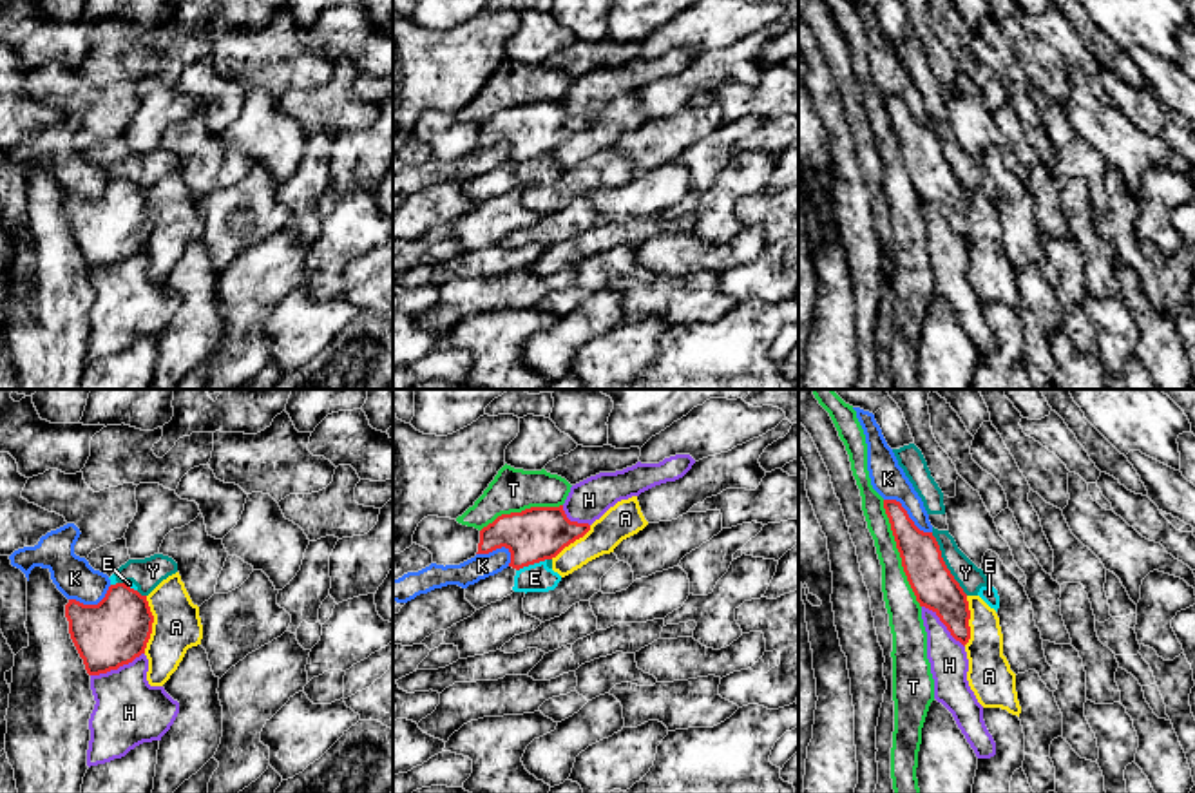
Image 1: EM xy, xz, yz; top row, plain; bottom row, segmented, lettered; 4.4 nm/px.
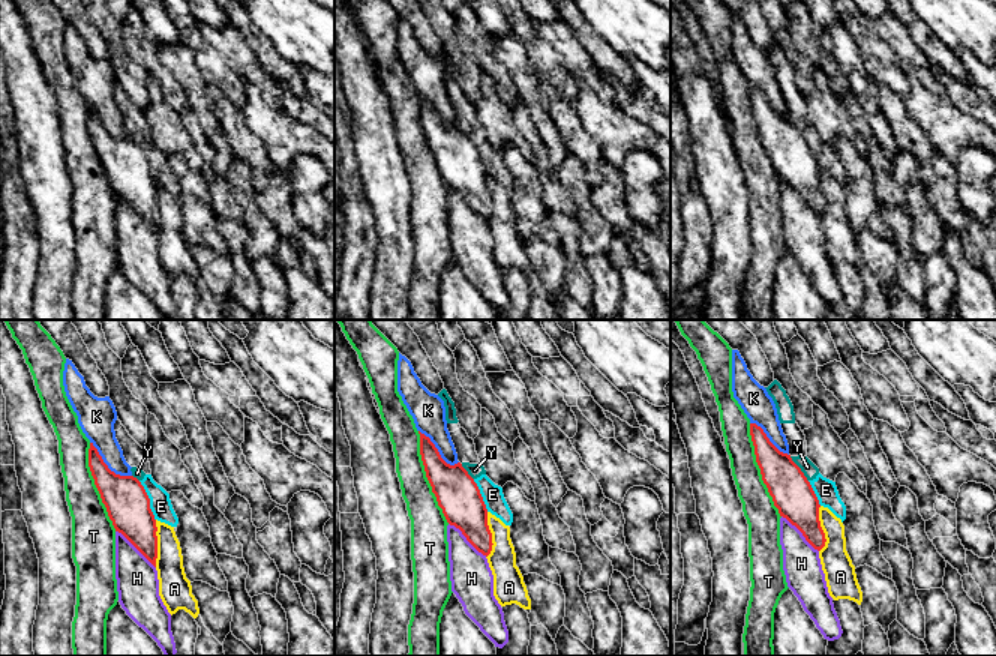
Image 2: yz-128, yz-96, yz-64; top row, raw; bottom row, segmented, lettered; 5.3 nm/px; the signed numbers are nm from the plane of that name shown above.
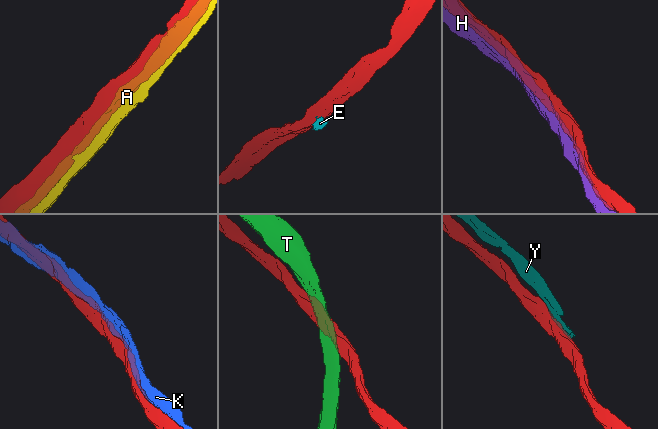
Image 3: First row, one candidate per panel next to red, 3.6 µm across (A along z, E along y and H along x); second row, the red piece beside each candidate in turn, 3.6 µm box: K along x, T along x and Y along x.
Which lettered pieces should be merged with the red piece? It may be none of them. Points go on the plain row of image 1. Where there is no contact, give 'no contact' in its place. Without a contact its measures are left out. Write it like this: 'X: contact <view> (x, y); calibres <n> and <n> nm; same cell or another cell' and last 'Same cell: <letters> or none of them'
A: contact xy (151, 219); calibres 300 and 220 nm; another cell
E: contact xz (531, 158); calibres 240 and 130 nm; another cell
H: contact xy (116, 263); calibres 300 and 300 nm; another cell
K: contact yz (908, 109); calibres 180 and 160 nm; another cell
T: contact yz (900, 149); calibres 190 and 150 nm; another cell
Y: contact yz (944, 158); calibres 190 and 120 nm; another cell
Same cell: none of them

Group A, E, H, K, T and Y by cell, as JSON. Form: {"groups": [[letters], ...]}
{"groups": [["A"], ["E", "Y"], ["H"], ["K"], ["T"]]}

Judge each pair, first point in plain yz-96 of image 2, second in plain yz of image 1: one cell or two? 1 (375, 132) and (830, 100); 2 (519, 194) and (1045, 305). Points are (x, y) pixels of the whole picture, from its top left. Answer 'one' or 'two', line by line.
1: one
2: two

